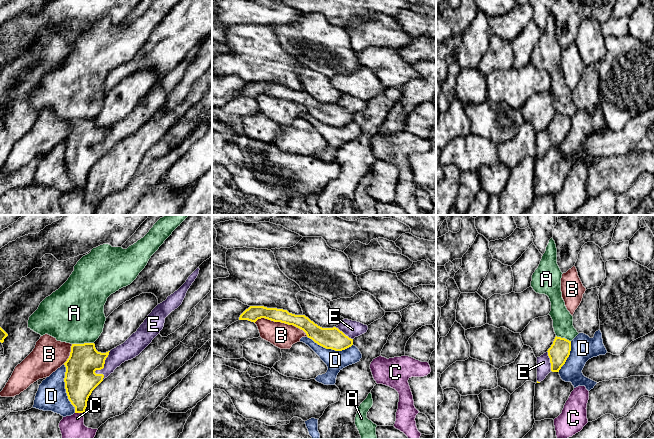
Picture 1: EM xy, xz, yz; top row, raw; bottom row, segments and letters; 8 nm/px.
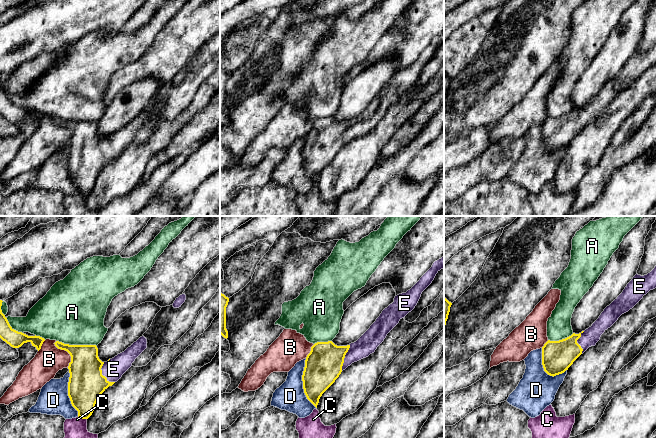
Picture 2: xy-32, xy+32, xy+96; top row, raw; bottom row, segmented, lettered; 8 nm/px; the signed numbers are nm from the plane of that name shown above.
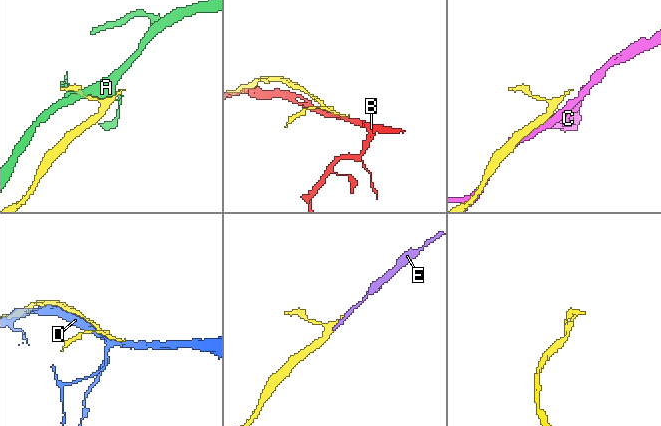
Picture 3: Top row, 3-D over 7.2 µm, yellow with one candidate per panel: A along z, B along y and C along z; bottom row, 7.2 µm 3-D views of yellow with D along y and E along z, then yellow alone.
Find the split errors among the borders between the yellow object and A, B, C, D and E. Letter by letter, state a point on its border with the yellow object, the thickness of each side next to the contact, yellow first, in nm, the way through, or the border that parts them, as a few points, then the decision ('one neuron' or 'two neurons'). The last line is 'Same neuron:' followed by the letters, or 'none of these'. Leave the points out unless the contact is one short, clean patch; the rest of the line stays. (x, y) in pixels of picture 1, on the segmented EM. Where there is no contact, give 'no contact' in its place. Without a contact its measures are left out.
A: xy (82, 344) | 240/480 nm | two neurons
B: xz (281, 322) | 120/200 nm | two neurons
C: xy (79, 412) | 240/240 nm | two neurons
D: xy (65, 388) | 260/240 nm | two neurons
E: xy (100, 369) | 260/140 nm | one neuron
Same neuron: E

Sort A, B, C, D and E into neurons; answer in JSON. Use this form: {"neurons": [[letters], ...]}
{"neurons": [["A"], ["B"], ["C"], ["D"], ["E"]]}

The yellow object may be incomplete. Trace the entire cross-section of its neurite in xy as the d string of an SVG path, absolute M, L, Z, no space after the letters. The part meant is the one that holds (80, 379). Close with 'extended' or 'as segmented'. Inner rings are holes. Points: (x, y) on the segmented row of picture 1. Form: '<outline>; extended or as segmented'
M198 267L177 291L152 310L135 333L111 351L98 352L94 343L72 344L70 356L64 363L66 367L64 382L68 399L75 407L75 413L84 413L92 391L122 363L138 356L160 333L164 327L165 318L182 304L188 289L197 278L199 270Z; extended

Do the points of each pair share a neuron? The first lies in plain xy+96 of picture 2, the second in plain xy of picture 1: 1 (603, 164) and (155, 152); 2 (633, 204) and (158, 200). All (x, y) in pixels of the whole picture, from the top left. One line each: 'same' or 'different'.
1: different
2: same

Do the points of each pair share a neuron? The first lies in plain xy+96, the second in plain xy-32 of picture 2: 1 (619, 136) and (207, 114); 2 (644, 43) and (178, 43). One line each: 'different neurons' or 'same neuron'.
1: same neuron
2: same neuron

